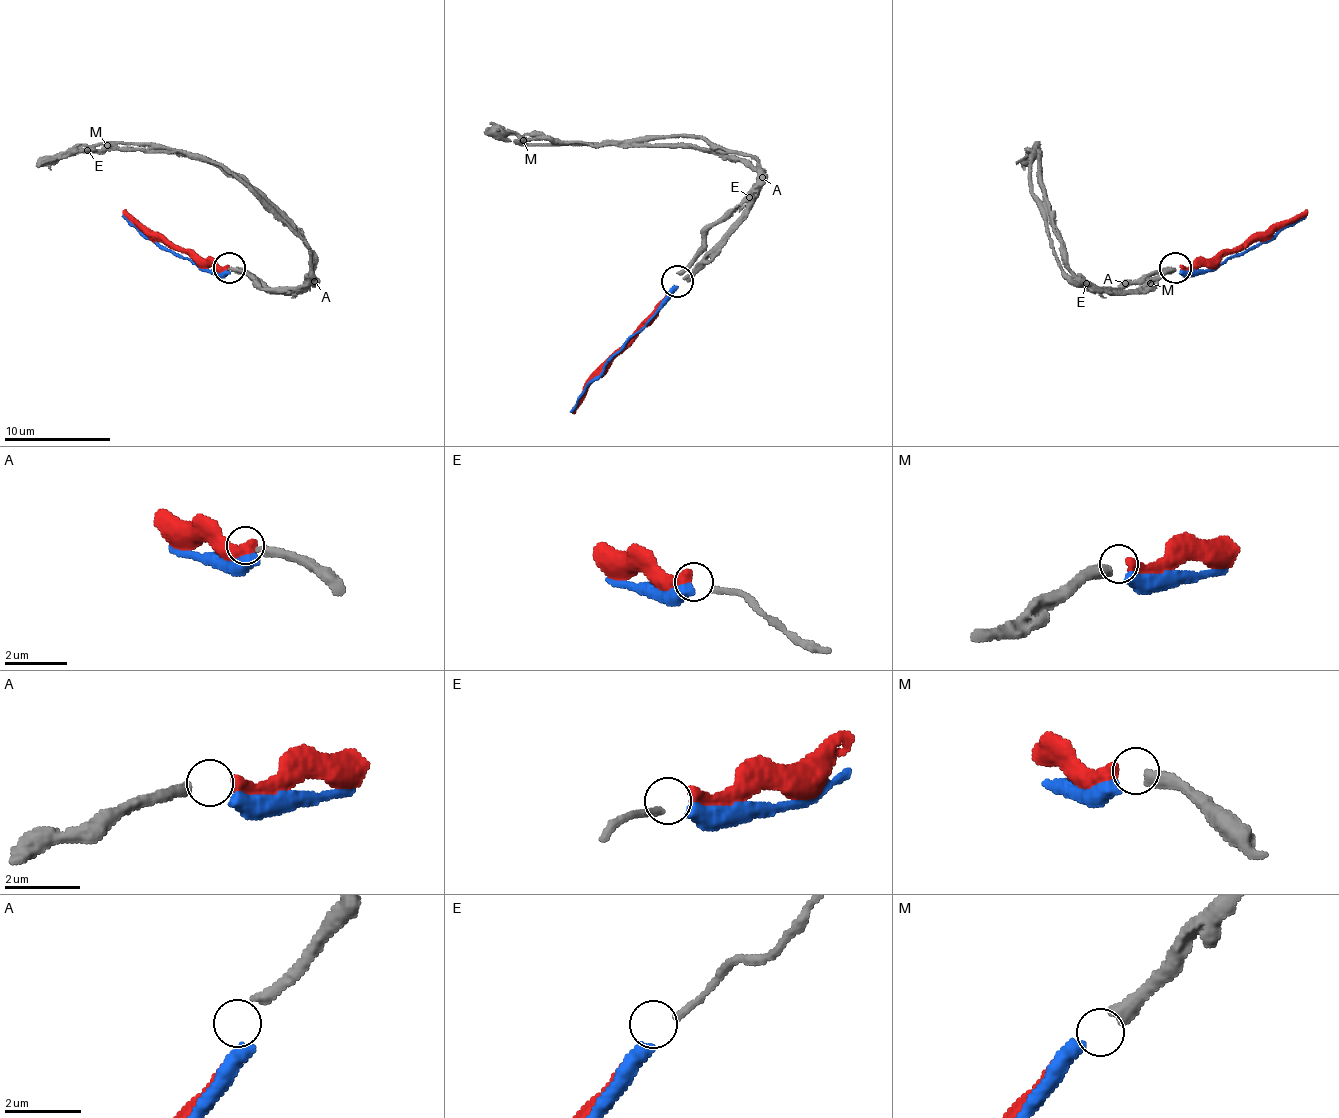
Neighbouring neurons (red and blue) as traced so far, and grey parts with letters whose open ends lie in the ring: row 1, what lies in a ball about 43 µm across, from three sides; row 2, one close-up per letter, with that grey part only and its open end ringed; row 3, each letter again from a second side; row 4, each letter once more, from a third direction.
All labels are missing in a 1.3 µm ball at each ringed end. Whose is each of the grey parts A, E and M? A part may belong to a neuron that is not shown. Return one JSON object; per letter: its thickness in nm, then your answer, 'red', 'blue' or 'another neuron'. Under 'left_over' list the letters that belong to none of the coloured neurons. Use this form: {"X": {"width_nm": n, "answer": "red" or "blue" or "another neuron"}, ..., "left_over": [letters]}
{"A": {"width_nm": 280, "answer": "another neuron"}, "E": {"width_nm": 170, "answer": "blue"}, "M": {"width_nm": 400, "answer": "red"}, "left_over": ["A"]}

